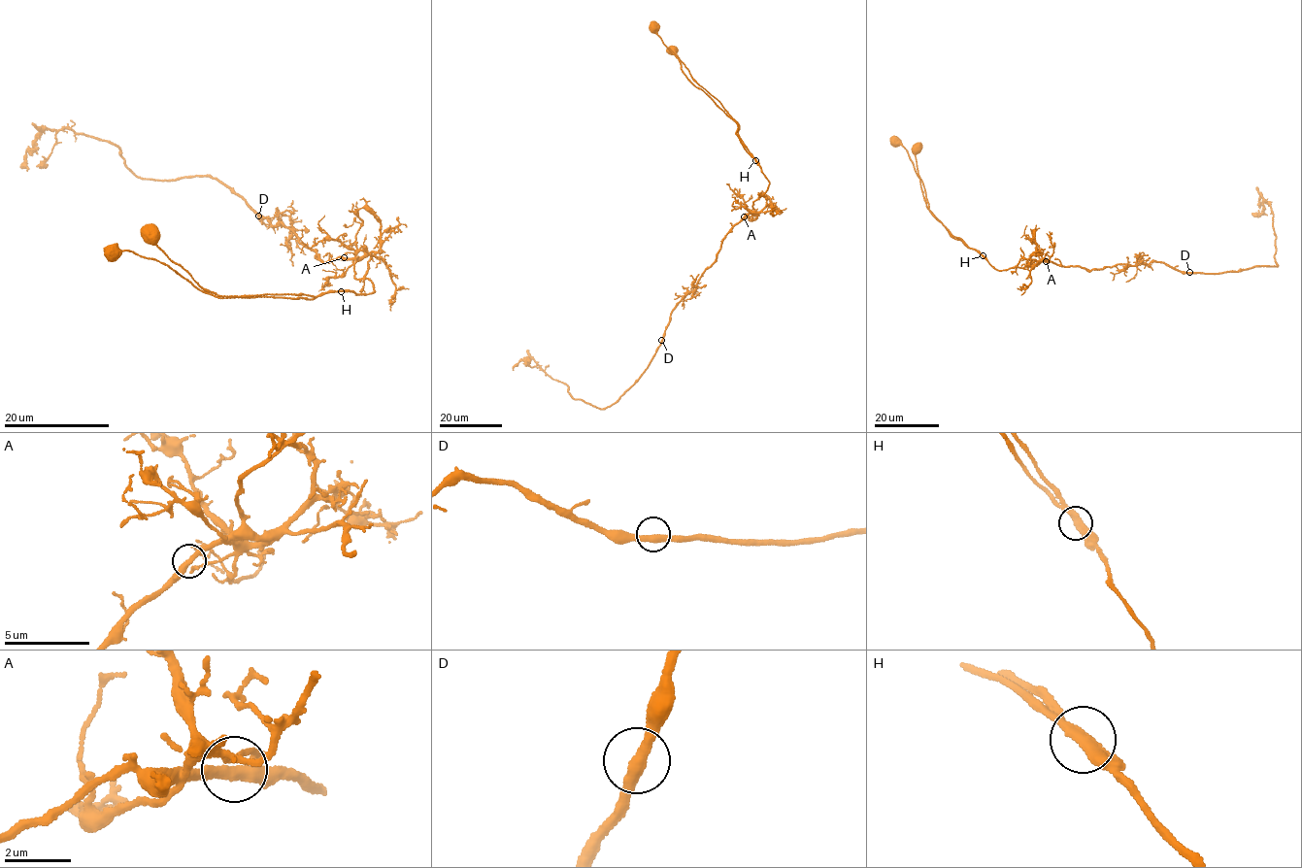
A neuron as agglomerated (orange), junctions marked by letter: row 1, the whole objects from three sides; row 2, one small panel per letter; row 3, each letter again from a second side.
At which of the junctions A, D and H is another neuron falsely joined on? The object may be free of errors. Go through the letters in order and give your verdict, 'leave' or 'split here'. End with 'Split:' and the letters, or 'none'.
A: leave
D: leave
H: split here
Split: H

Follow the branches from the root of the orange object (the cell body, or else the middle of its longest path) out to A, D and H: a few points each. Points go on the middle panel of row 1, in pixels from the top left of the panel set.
A: (654, 27), (692, 83), (735, 121), (738, 136), (768, 181), (767, 190), (744, 216)
D: (654, 27), (692, 83), (735, 121), (769, 183), (753, 210), (725, 236), (697, 287), (673, 310), (661, 340)
H: (654, 27), (692, 83), (703, 90), (735, 121), (738, 134), (755, 160)

